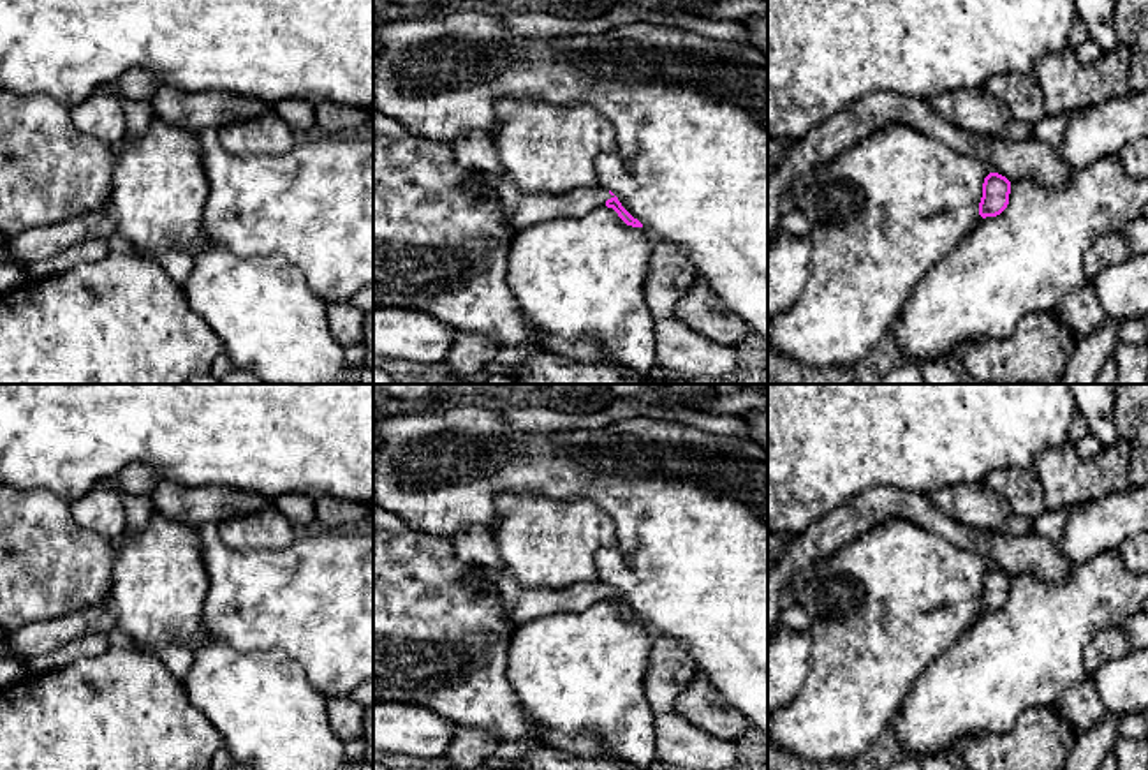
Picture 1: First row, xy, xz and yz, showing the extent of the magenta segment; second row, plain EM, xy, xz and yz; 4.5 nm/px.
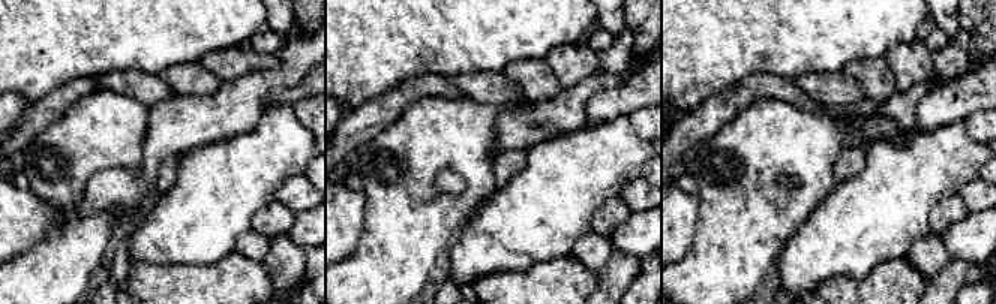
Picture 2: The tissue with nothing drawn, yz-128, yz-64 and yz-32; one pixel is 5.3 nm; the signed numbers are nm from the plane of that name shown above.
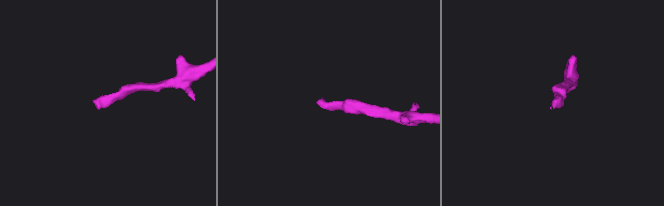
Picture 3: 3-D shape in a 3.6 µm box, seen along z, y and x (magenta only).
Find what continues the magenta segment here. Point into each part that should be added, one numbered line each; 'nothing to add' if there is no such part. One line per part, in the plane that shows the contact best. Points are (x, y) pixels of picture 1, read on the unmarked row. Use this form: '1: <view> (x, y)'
1: xz (522, 605)

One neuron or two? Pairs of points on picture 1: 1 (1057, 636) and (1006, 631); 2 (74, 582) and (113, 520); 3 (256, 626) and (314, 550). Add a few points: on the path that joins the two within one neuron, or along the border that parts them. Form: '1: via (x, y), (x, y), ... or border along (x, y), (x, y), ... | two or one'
1: via (1044, 636), (1018, 636) | one
2: border along (71, 511), (81, 525), (97, 531), (111, 541) | two
3: via (275, 607), (312, 570) | one

